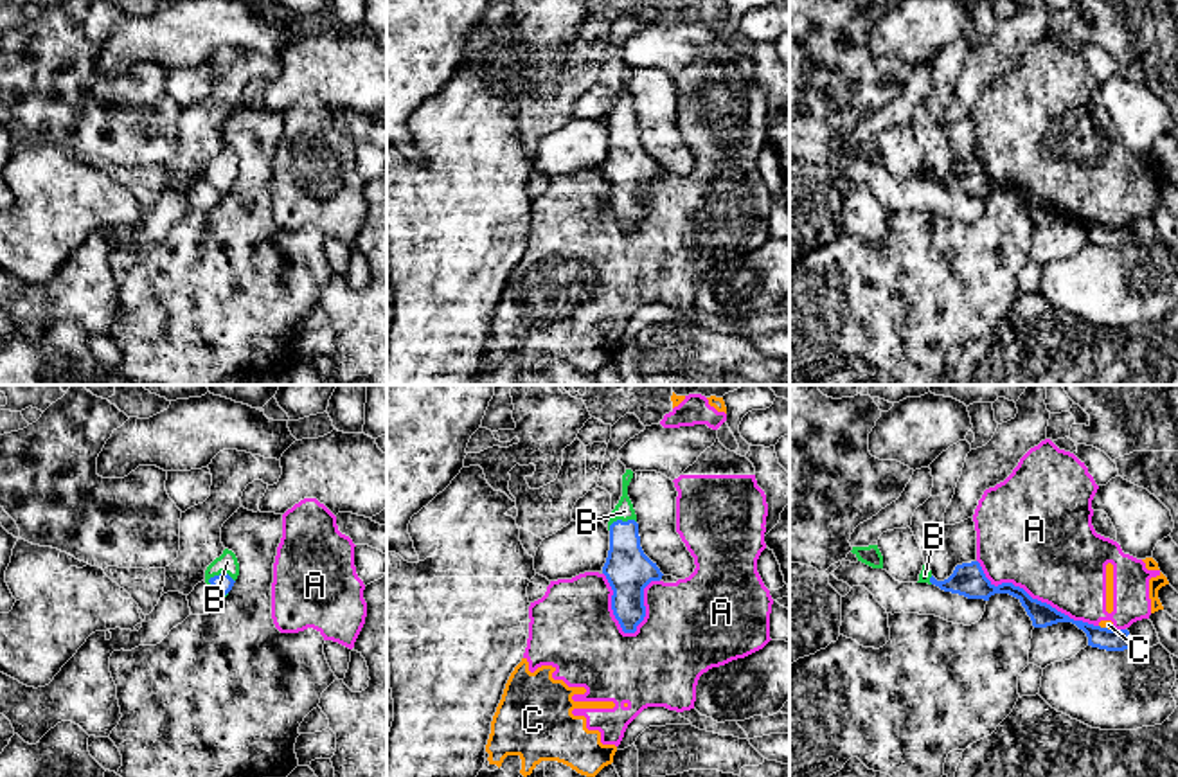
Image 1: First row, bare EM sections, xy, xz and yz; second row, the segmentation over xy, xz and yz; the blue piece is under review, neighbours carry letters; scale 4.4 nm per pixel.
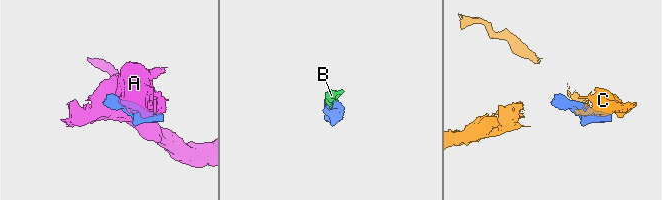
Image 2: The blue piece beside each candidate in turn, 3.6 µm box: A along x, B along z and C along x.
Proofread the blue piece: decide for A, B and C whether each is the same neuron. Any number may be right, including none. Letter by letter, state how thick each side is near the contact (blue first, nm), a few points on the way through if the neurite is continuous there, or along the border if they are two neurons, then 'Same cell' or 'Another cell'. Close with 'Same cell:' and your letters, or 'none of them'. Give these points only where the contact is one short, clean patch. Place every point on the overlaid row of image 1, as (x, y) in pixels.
A: Thickness 110 nm (blue) against 440 nm. Another cell
B: Thickness 90 nm (blue) against 90 nm. Path across: xy (223, 583), (222, 572), (227, 562). Same cell
C: Thickness 100 nm (blue) against 40 nm. Boundary: yz (1099, 625), (1112, 628). Another cell
Same cell: B

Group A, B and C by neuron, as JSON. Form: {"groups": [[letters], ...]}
{"groups": [["A", "C"], ["B"]]}

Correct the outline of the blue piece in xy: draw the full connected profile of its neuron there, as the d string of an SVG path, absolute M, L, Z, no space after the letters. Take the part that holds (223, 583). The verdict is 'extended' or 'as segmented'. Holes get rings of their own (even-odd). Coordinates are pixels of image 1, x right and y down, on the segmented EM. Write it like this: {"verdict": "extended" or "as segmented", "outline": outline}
{"verdict": "extended", "outline": "M225 549L205 570L205 583L216 590L221 599L228 595L239 576L239 563L232 550Z"}

